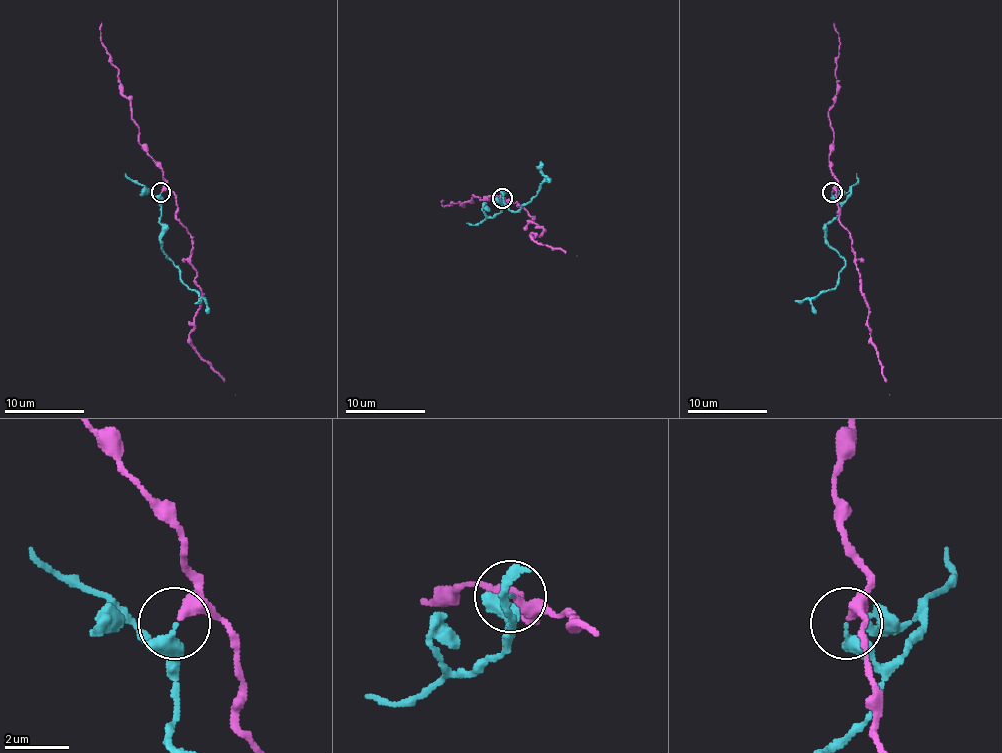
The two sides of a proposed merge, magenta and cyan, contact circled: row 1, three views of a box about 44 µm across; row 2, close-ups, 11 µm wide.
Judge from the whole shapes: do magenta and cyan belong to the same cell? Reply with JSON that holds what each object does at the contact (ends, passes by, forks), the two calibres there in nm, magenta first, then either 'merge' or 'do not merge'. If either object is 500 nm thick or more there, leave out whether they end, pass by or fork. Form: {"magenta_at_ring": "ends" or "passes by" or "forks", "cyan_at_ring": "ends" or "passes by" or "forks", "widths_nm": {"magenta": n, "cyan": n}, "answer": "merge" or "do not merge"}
{"magenta_at_ring": "passes by", "cyan_at_ring": "ends", "widths_nm": {"magenta": 280, "cyan": 320}, "answer": "do not merge"}

